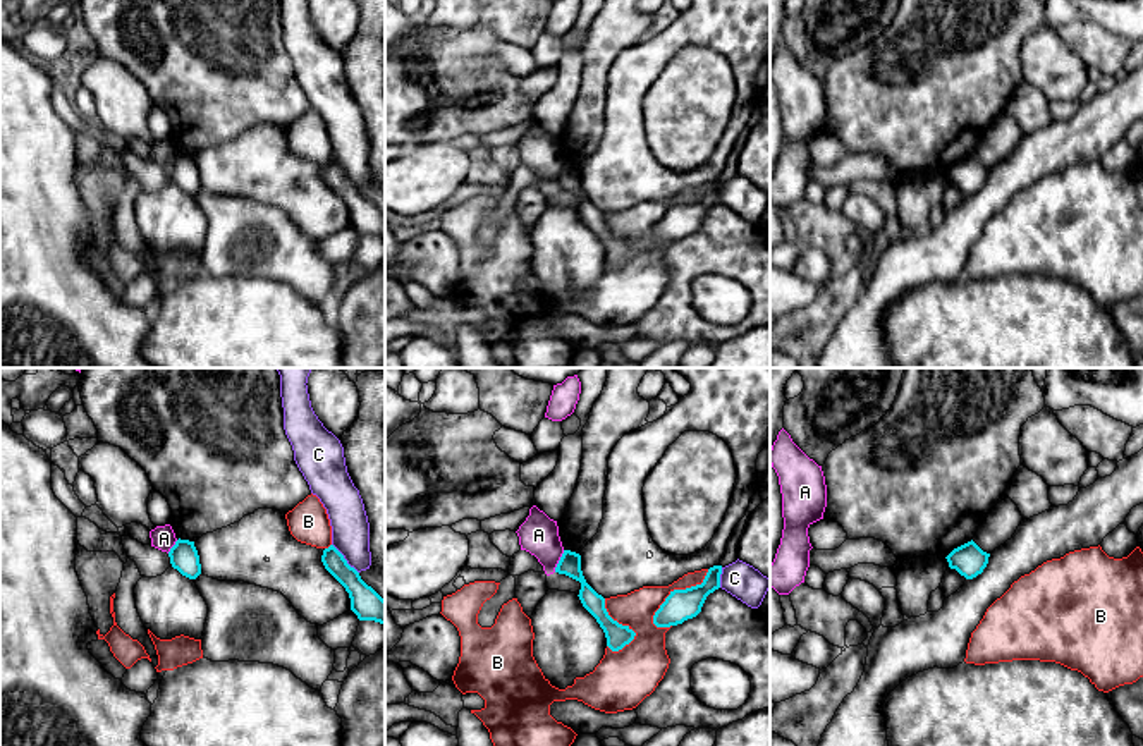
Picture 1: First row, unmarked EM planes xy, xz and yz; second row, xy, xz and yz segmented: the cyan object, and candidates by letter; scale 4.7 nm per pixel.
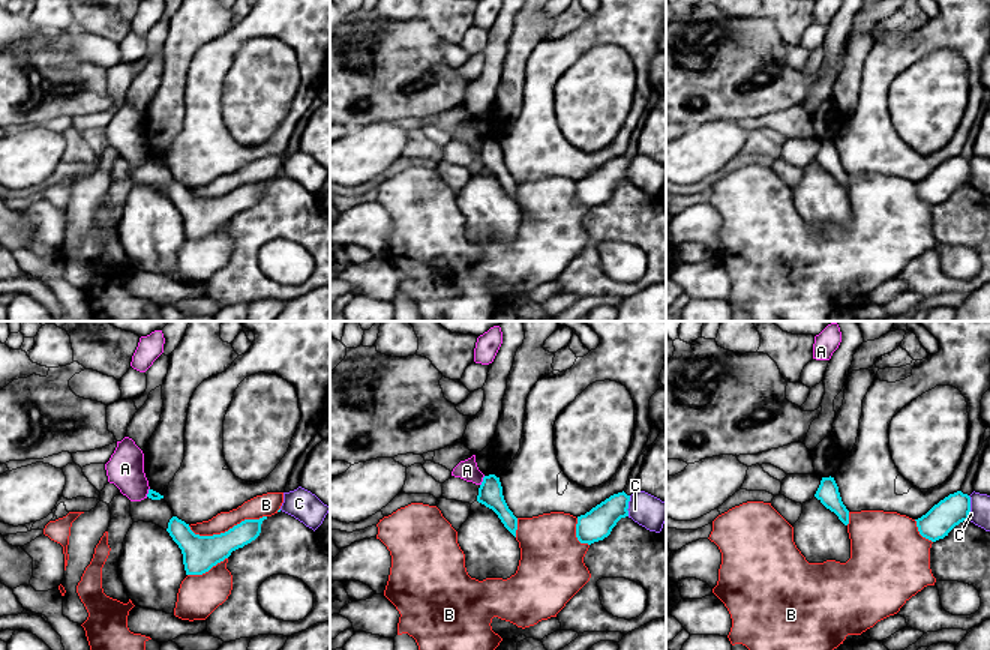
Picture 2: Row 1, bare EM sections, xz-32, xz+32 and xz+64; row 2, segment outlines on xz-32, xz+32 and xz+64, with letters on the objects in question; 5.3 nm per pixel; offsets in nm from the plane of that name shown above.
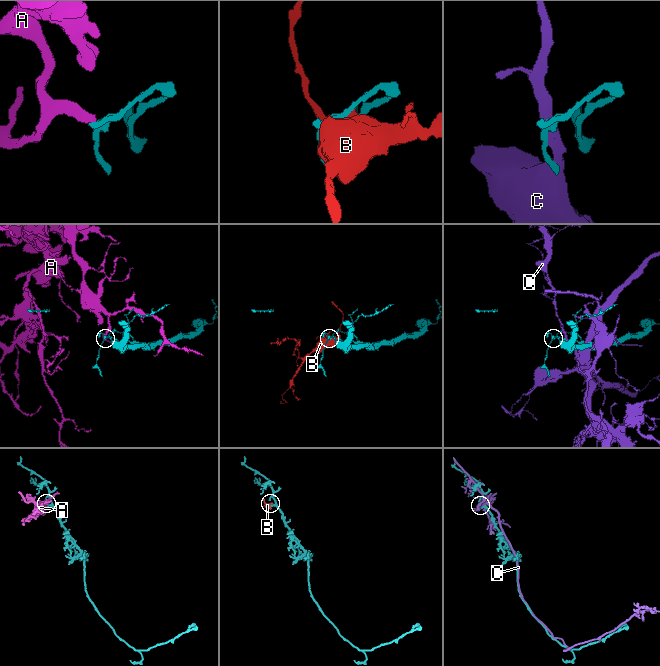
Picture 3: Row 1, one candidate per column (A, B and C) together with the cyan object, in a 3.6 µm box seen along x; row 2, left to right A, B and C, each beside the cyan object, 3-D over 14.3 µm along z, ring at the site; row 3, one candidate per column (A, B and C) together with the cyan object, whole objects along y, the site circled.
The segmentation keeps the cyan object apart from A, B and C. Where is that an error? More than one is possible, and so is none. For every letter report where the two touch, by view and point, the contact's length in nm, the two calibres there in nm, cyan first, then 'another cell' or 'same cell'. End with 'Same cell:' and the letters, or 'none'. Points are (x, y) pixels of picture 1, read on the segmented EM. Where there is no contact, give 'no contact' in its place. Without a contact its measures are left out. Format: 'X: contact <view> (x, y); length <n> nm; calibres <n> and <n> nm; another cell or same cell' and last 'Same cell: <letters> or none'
A: contact xz (559, 561); length 120 nm; calibres 110 and 190 nm; another cell
B: contact xz (674, 590); length 380 nm; calibres 150 and 170 nm; another cell
C: contact xy (344, 559); length 190 nm; calibres 150 and 180 nm; another cell
Same cell: none

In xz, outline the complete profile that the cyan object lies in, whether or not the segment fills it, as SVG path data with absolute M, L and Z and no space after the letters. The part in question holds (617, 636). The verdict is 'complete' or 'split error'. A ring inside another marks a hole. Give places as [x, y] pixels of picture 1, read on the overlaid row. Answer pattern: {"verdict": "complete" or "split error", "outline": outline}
{"verdict": "complete", "outline": "M564 550L555 572L565 574L576 581L581 583L579 590L579 600L583 607L596 619L600 627L605 633L607 646L612 651L622 650L626 645L629 645L636 633L629 626L622 626L617 621L614 621L607 608L605 608L605 598L598 595L584 579L581 571L581 555L571 550Z"}

